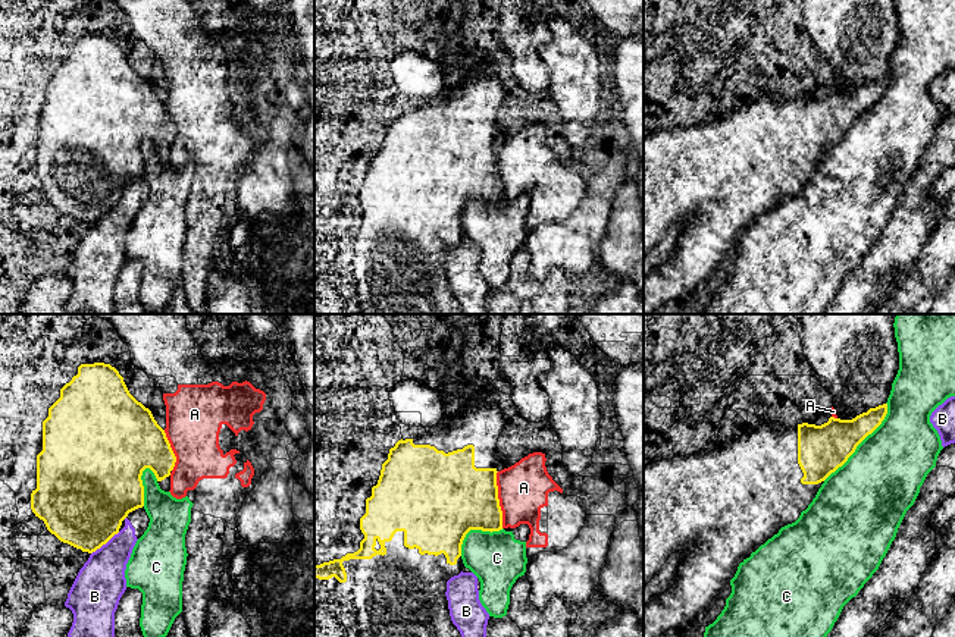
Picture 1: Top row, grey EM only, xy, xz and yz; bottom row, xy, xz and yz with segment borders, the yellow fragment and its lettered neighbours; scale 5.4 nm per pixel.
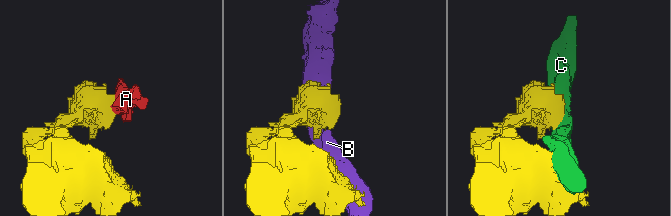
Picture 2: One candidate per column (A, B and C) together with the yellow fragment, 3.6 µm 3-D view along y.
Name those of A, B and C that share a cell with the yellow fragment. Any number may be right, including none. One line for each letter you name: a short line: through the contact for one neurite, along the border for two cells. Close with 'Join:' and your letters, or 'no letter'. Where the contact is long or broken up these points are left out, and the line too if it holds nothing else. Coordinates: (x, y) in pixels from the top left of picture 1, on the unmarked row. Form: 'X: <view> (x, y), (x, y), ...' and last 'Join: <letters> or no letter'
Join: no letter

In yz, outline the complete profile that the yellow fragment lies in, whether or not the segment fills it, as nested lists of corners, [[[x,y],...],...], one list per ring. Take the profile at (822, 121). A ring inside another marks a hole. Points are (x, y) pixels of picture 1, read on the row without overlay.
[[[883,75],[852,91],[830,88],[821,97],[808,94],[795,98],[760,95],[748,100],[730,116],[713,117],[644,138],[644,257],[654,250],[671,225],[680,225],[674,255],[644,276],[644,314],[663,314],[689,298],[730,254],[740,233],[777,205],[782,198],[799,189],[824,151],[848,132],[857,117],[882,95],[886,85],[887,75]]]

